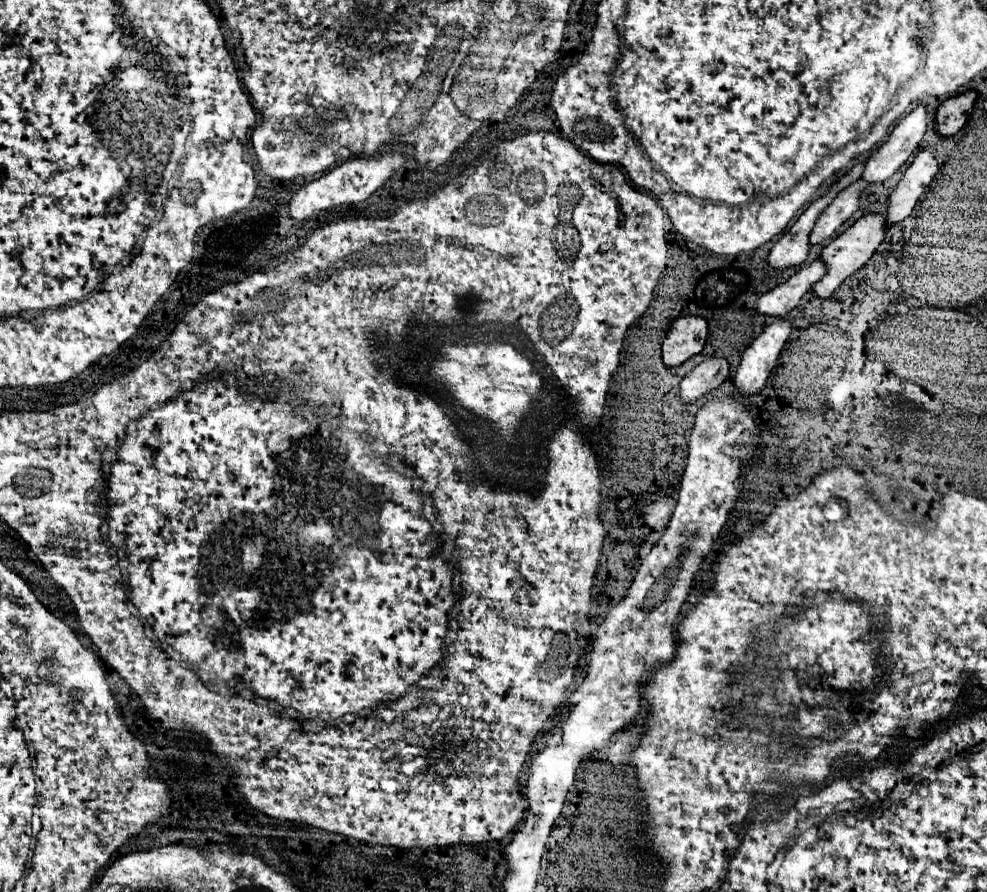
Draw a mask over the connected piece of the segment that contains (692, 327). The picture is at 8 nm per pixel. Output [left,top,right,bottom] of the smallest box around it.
[663,316,709,366]

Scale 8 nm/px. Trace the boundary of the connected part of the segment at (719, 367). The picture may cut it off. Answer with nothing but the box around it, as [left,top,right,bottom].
[681,358,731,402]

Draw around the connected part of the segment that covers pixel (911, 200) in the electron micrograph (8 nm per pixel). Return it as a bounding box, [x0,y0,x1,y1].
[887,148,939,226]

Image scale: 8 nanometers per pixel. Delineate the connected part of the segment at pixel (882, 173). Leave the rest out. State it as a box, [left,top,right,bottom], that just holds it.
[863,104,929,182]

